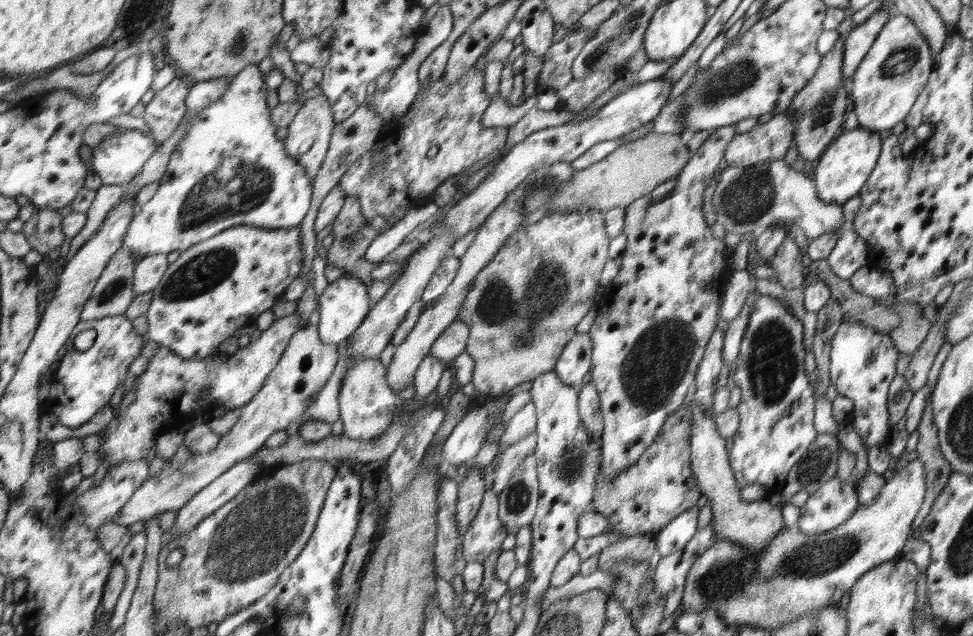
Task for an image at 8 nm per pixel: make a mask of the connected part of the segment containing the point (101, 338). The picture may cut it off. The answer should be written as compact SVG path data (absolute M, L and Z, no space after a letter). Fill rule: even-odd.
M128 315L107 316L106 318L82 321L70 337L67 353L60 360L62 364L54 381L51 383L49 399L54 402L53 410L64 426L80 428L96 417L104 406L108 406L118 388L124 385L130 376L130 368L134 366L136 358L142 356L147 340L136 332L135 322ZM84 330L97 331L97 338L93 346L80 351L74 348L78 334Z

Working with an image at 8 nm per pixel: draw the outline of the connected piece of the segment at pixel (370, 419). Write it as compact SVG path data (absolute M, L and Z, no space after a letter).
M355 356L353 360L349 361L349 369L344 374L344 381L340 387L339 419L342 420L343 435L356 440L372 440L381 434L385 434L394 421L394 411L398 400L395 392L387 382L387 367L378 358Z

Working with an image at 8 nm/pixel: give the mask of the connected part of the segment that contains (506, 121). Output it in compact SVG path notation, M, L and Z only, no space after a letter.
M537 96L527 98L521 106L511 106L502 99L490 102L484 110L480 124L484 128L507 127L515 125L536 105Z

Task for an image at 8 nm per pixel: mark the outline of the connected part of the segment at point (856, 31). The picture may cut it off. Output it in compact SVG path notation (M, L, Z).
M876 6L876 8L877 11L868 20L852 29L845 40L841 66L843 80L852 80L862 59L876 40L876 36L878 36L878 33L890 16L894 14L888 14L888 11L886 11L887 7Z

